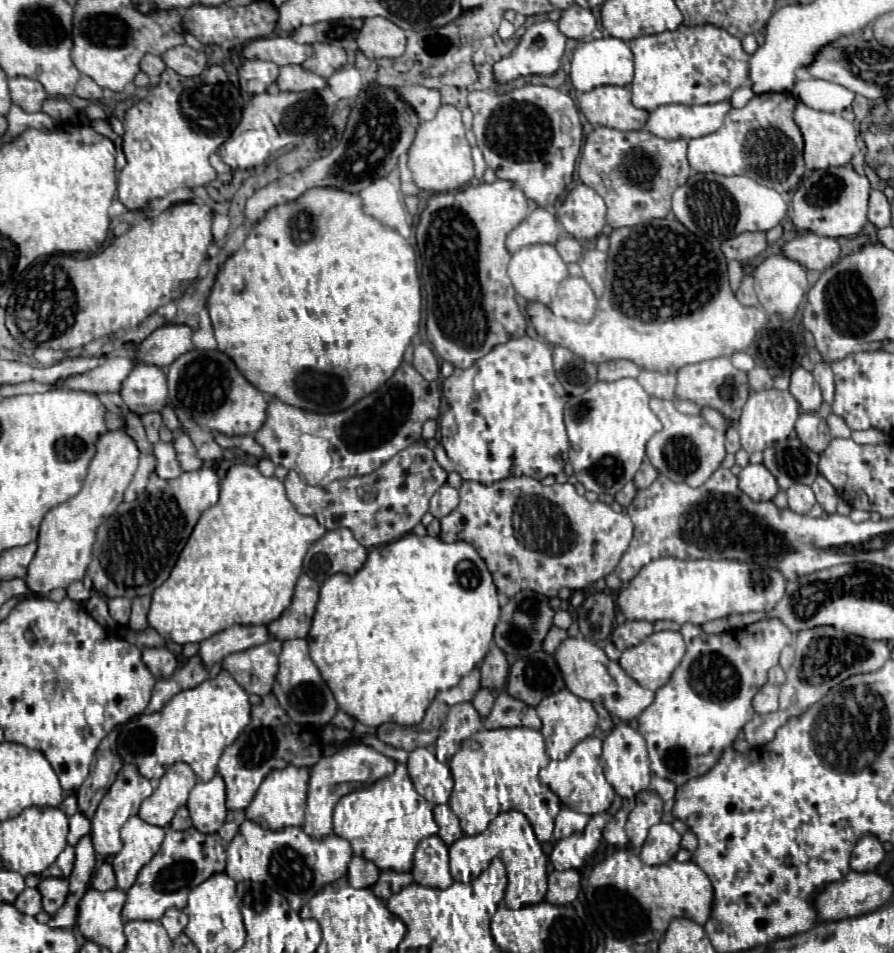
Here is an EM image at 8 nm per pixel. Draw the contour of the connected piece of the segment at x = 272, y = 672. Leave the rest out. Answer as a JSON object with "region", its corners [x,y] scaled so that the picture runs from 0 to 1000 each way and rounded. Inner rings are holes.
{"region":[[[304,671],[298,677],[280,679],[271,685],[260,685],[251,689],[248,700],[275,723],[275,727],[286,727],[291,731],[304,725],[311,706],[311,687],[315,675]]]}

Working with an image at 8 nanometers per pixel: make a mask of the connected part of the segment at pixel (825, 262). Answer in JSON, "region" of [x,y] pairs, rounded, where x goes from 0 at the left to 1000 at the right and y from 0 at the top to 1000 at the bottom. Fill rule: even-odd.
{"region":[[[911,244],[888,249],[875,259],[875,263],[879,270],[913,284],[922,284],[928,278],[933,278],[933,274],[940,272],[937,253],[928,249],[913,249]]]}

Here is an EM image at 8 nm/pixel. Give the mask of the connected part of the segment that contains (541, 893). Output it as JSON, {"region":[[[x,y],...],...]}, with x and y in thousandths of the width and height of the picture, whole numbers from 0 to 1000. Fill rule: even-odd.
{"region":[[[566,851],[559,853],[555,859],[548,861],[546,870],[535,876],[519,876],[510,885],[503,887],[503,916],[508,924],[526,927],[530,924],[553,899],[559,899],[566,914],[568,914],[568,931],[566,931],[566,952],[582,954],[584,950],[606,948],[613,933],[613,899],[600,880],[595,866],[582,851]]]}

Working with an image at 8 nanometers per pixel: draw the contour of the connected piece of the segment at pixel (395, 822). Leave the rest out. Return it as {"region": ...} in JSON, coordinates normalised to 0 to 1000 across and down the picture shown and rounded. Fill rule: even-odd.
{"region":[[[443,801],[441,811],[423,817],[421,822],[385,834],[374,847],[374,874],[389,880],[396,897],[414,901],[423,912],[432,914],[461,914],[461,899],[468,882],[490,874],[483,855],[485,845],[465,832],[454,803]]]}

